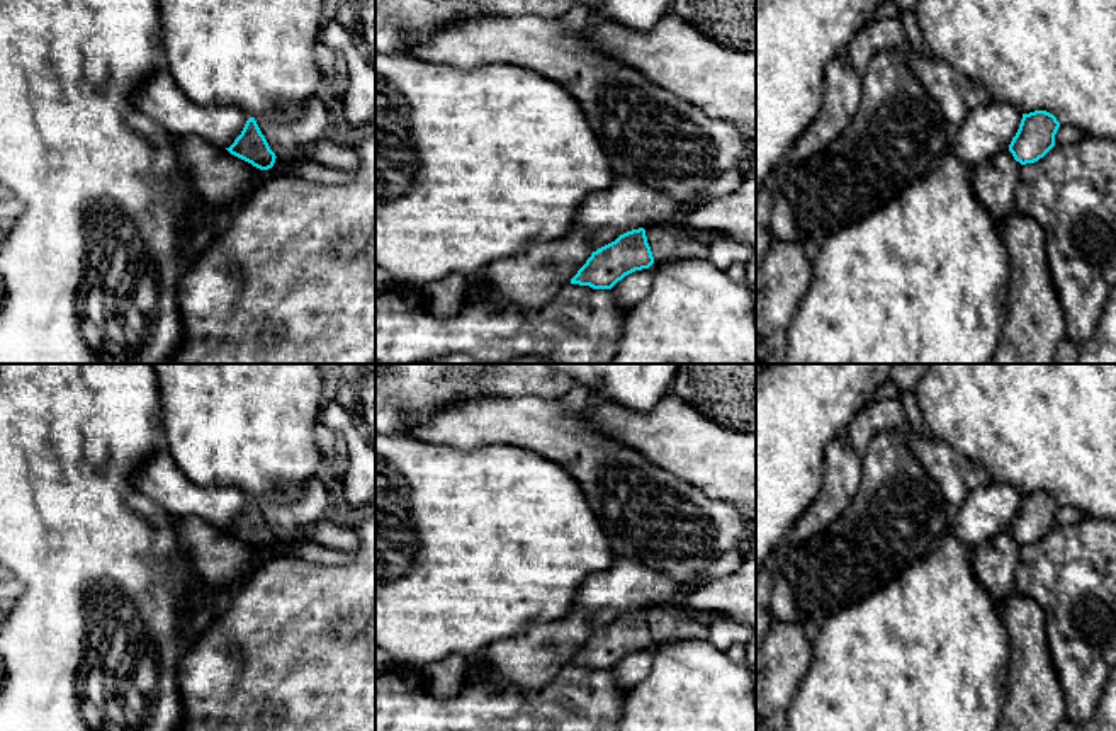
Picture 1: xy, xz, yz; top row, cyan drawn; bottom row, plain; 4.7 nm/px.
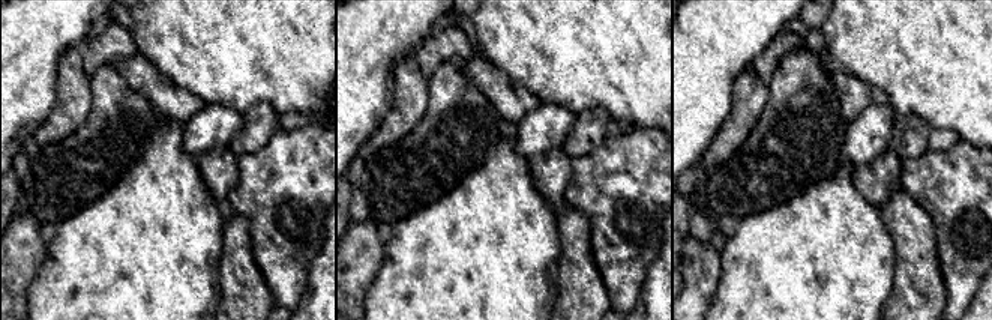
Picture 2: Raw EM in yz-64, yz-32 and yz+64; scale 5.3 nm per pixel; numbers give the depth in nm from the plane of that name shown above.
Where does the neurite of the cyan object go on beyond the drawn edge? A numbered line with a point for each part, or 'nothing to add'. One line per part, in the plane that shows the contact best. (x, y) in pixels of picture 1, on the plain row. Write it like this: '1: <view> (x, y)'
nothing to add

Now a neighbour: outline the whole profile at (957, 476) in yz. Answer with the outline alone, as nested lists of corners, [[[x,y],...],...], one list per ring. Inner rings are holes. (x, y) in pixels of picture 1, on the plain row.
[[[914,434],[907,437],[907,445],[921,461],[927,474],[938,481],[944,498],[956,510],[967,496],[992,481],[989,471],[960,456],[946,442],[929,434]]]

